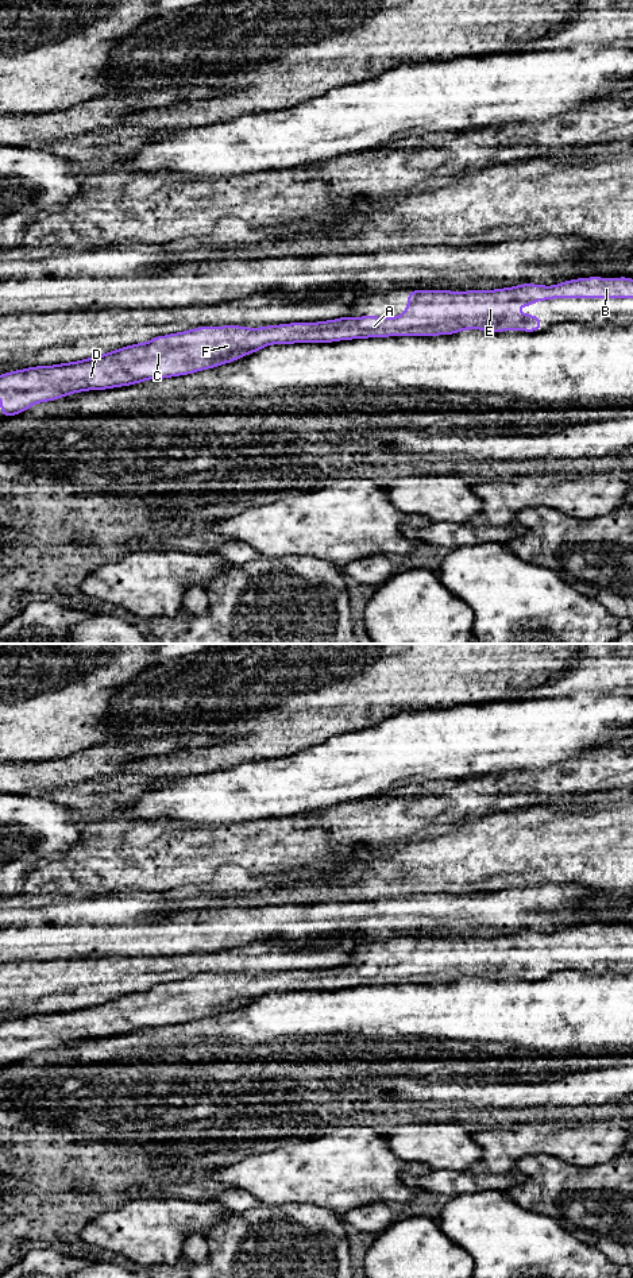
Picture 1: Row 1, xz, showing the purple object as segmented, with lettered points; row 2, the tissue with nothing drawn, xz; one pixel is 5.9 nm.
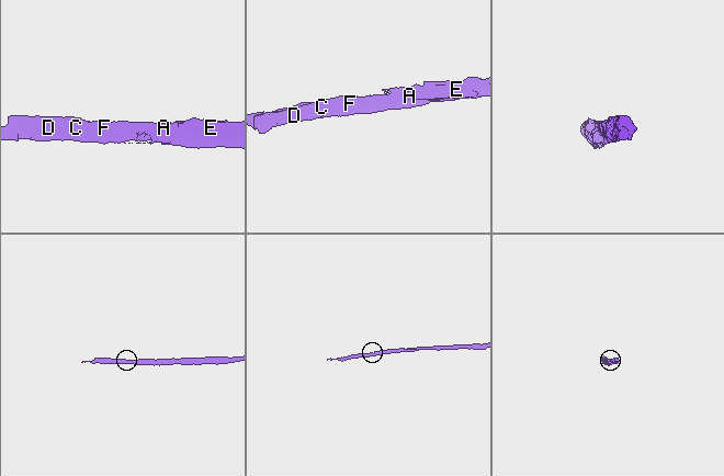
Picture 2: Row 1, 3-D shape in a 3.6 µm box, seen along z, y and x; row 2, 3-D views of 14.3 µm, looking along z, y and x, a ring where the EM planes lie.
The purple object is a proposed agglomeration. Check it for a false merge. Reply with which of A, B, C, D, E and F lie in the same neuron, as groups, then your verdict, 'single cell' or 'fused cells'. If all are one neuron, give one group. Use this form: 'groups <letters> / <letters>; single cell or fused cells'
groups A B C D E F; single cell

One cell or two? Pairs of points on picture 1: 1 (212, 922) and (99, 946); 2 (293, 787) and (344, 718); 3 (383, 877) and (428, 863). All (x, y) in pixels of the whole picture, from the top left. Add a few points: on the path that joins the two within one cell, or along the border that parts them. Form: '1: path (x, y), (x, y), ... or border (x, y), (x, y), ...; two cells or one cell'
1: path (184, 933), (157, 933), (127, 939); one cell
2: border (362, 729), (334, 734), (321, 742), (301, 749); two cells
3: path (394, 873), (417, 867); one cell

